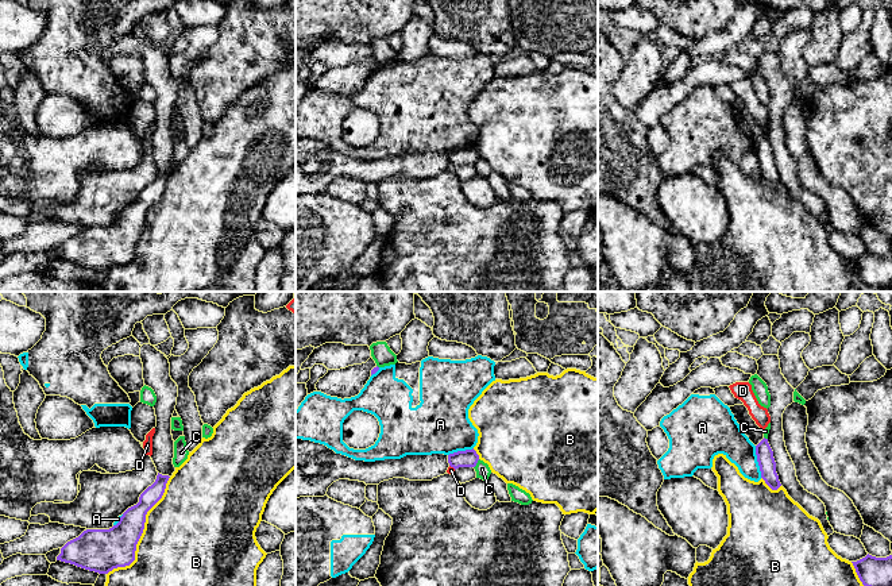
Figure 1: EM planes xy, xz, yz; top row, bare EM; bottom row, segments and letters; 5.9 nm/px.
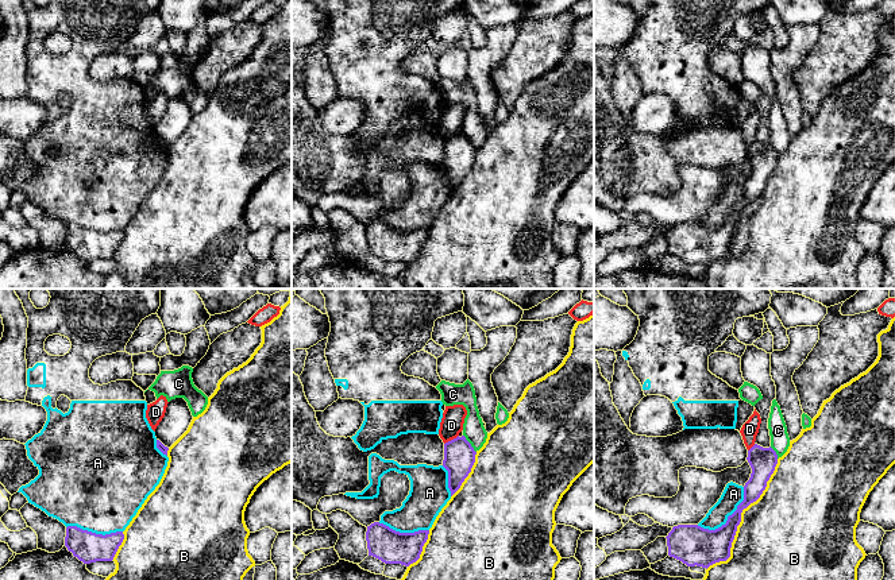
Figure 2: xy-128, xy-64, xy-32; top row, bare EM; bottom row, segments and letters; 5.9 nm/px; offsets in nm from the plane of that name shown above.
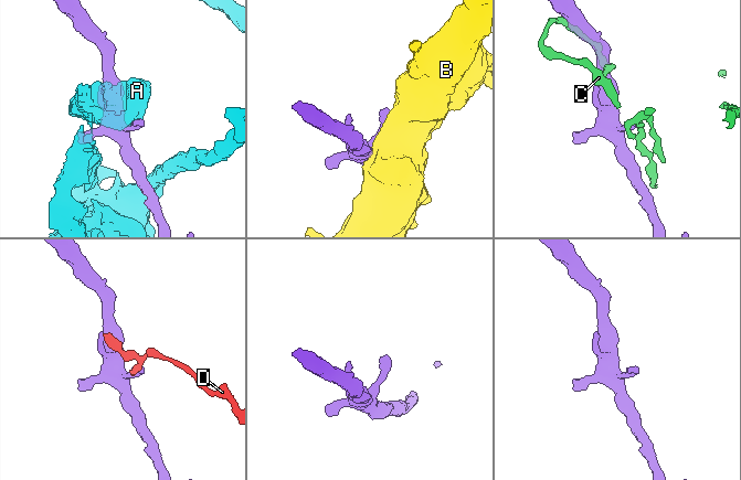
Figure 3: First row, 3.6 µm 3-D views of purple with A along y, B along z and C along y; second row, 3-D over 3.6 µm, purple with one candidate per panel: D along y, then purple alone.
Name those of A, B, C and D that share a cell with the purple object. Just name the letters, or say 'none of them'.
none of them

